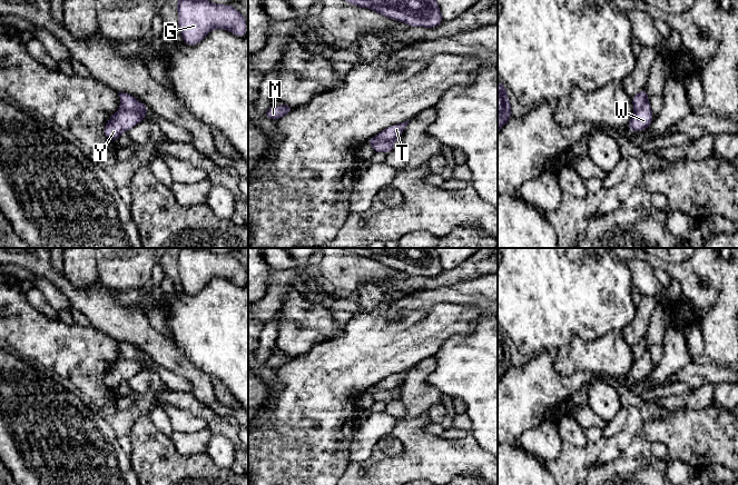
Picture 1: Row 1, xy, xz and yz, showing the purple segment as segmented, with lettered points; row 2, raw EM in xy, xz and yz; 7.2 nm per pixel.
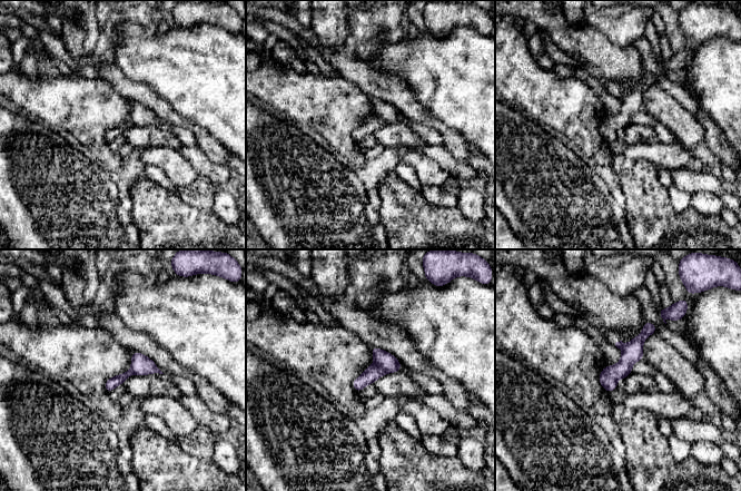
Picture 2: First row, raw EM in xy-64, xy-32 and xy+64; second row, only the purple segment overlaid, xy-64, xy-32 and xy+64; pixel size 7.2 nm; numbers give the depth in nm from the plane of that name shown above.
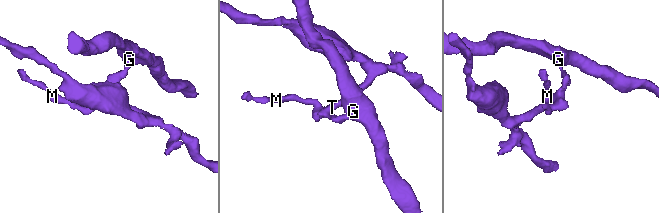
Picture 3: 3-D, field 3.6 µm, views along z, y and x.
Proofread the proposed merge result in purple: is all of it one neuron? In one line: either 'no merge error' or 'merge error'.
merge error

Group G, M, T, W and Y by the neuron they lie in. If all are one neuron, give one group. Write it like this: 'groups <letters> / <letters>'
groups G M W Y / T

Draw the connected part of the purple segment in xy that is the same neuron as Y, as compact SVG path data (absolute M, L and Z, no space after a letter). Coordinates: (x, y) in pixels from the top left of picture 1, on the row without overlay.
M120 356L119 359L109 367L108 373L104 378L105 386L110 390L116 392L122 382L127 382L141 369L142 368L137 360Z

